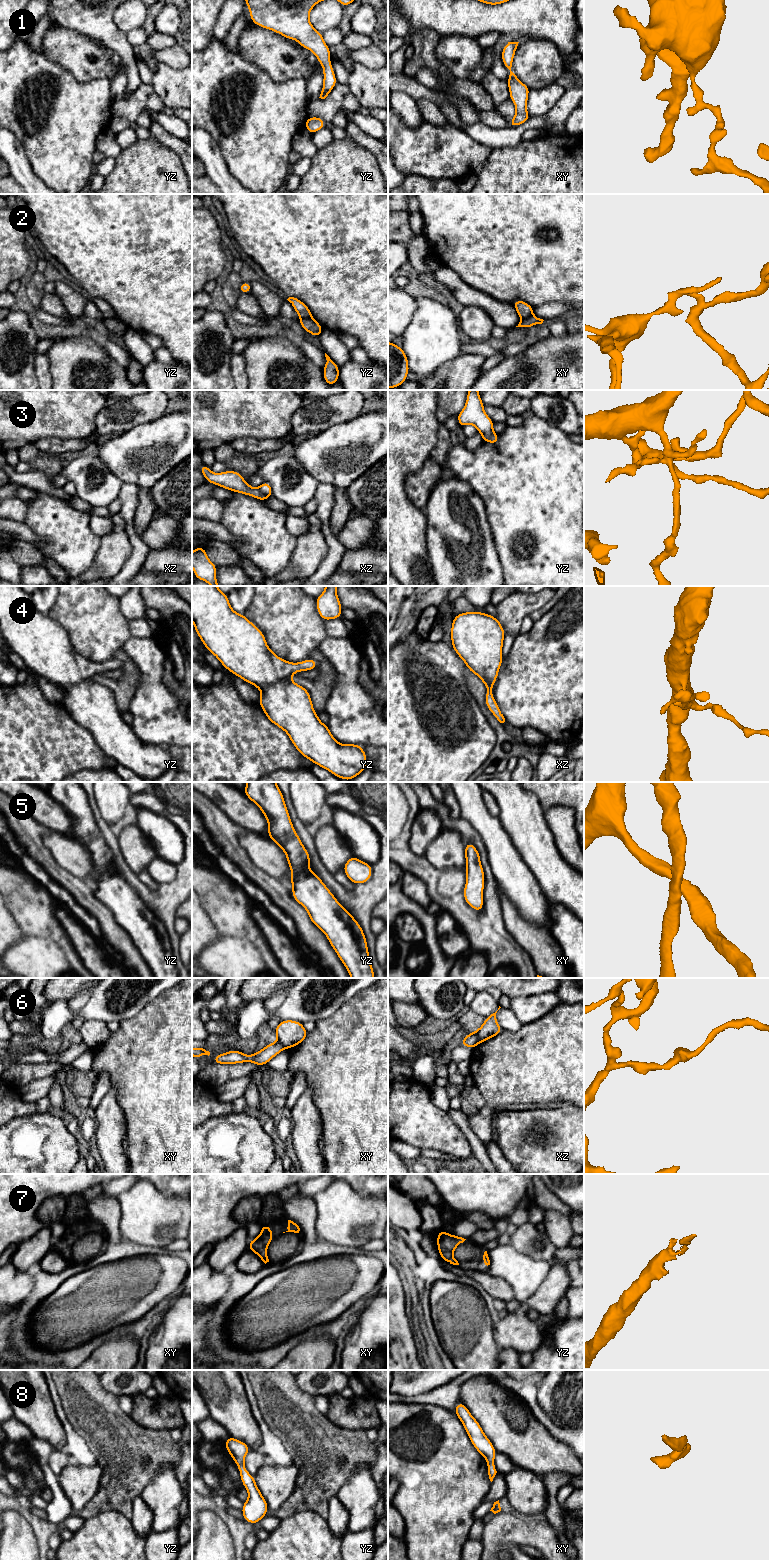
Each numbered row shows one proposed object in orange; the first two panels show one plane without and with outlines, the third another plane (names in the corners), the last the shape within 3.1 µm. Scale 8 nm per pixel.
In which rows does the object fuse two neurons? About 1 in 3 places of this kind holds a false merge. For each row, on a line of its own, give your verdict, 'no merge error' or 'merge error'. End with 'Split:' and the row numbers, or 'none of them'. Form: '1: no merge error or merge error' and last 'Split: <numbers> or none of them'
1: no merge error
2: merge error
3: merge error
4: no merge error
5: no merge error
6: merge error
7: no merge error
8: no merge error
Split: 2, 3, 6

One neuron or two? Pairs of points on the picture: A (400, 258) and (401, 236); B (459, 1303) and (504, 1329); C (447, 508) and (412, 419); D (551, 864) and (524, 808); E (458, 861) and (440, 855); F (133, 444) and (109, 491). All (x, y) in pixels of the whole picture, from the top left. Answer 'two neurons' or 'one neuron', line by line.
A: two neurons
B: two neurons
C: two neurons
D: one neuron
E: one neuron
F: two neurons

